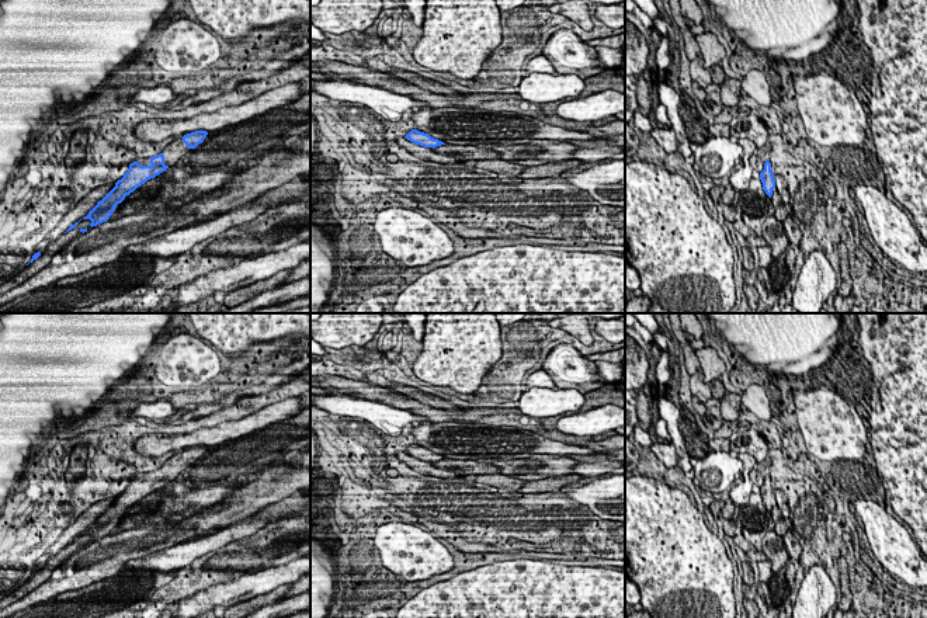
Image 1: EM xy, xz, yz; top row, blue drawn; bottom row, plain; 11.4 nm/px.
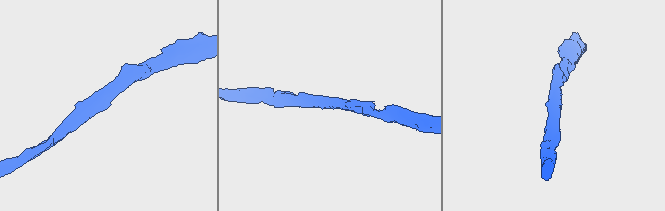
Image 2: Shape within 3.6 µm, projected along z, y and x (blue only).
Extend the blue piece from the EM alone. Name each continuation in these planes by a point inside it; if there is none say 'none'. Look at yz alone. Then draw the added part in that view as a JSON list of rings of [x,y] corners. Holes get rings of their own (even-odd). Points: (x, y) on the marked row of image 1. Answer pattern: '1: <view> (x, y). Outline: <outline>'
none

